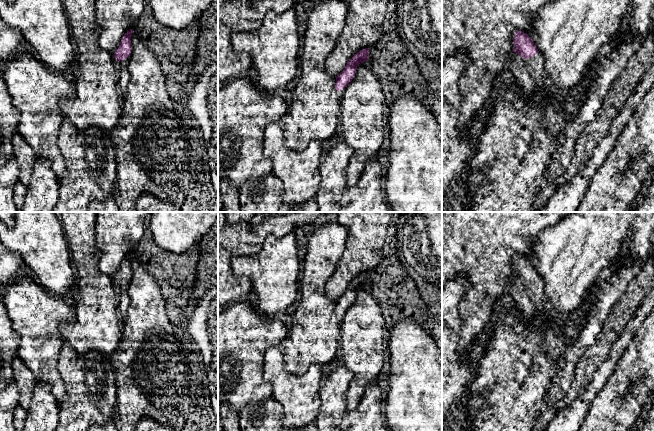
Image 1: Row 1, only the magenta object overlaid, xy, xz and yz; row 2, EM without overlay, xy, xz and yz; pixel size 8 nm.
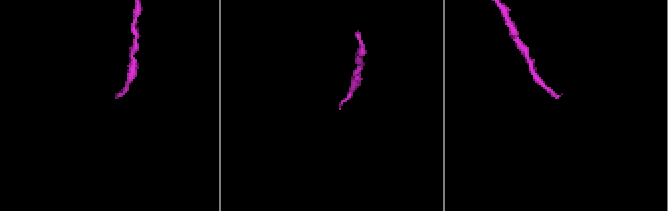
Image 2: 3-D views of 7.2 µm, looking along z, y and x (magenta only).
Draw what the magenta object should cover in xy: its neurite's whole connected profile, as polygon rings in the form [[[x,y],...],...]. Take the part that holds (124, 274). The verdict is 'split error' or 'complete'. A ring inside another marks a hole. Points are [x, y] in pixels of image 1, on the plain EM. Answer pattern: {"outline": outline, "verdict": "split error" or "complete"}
{"outline": [[[130,253],[121,263],[120,269],[118,273],[114,277],[114,281],[117,285],[118,293],[127,292],[129,287],[129,282],[131,279],[131,259],[133,257],[133,253]]], "verdict": "split error"}

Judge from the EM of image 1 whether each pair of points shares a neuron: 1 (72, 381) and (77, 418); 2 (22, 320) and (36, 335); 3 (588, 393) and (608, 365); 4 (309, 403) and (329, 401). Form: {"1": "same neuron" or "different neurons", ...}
{"1": "same neuron", "2": "same neuron", "3": "same neuron", "4": "different neurons"}

